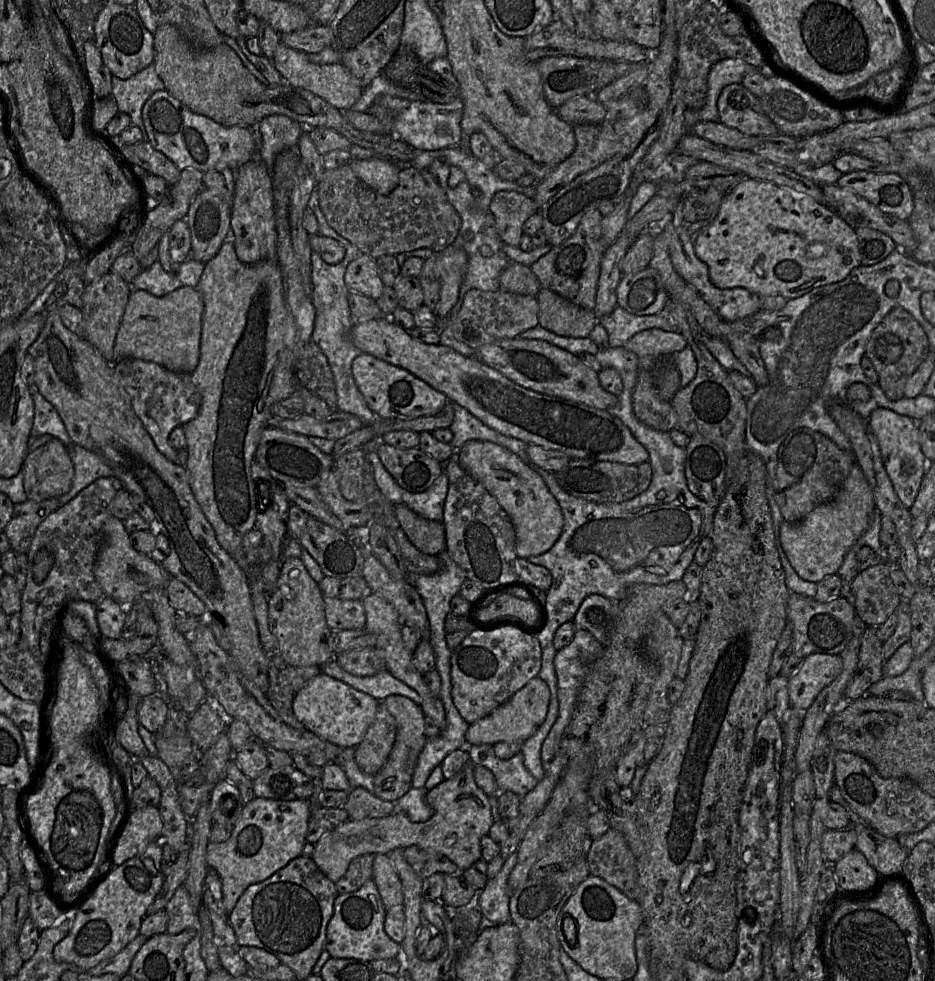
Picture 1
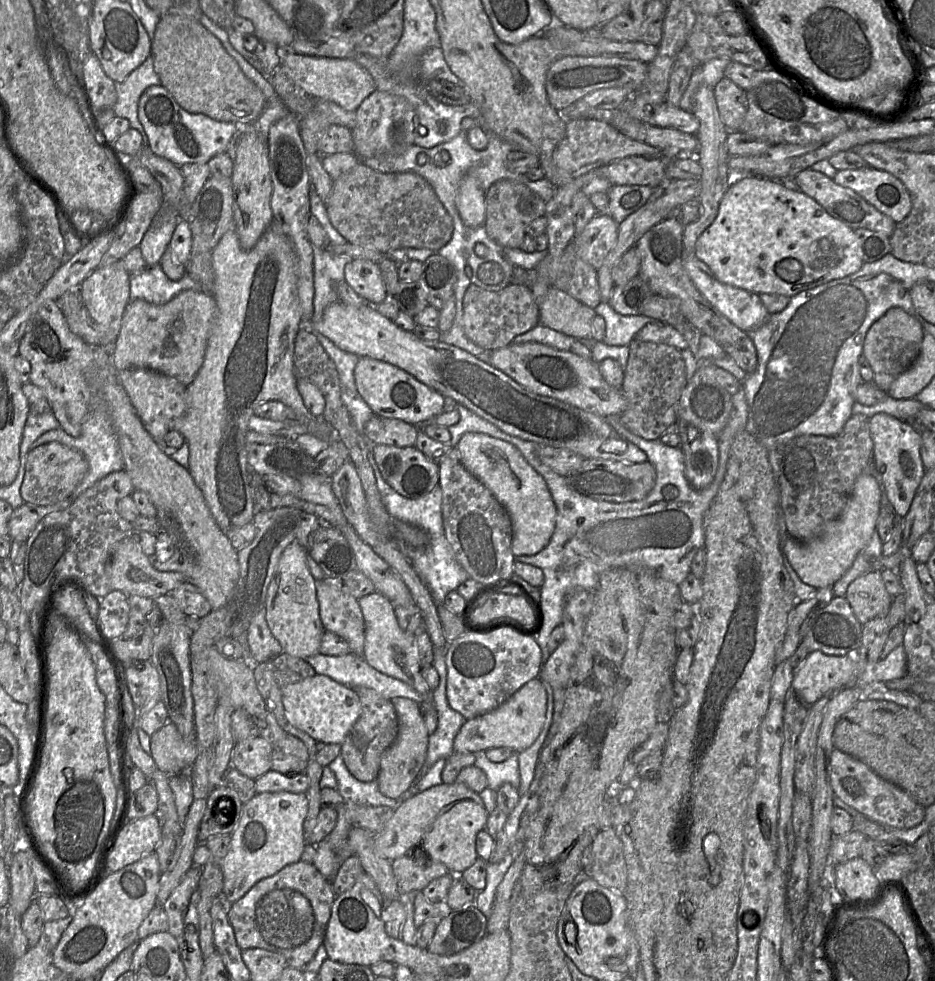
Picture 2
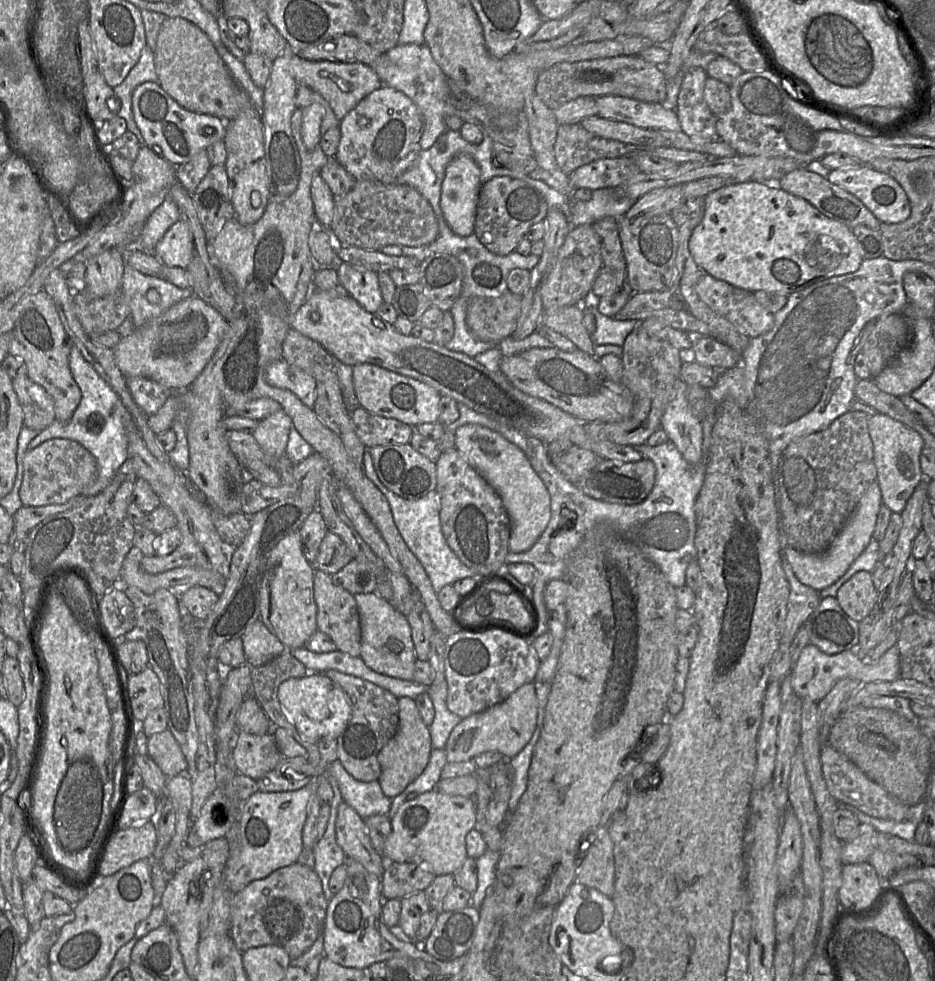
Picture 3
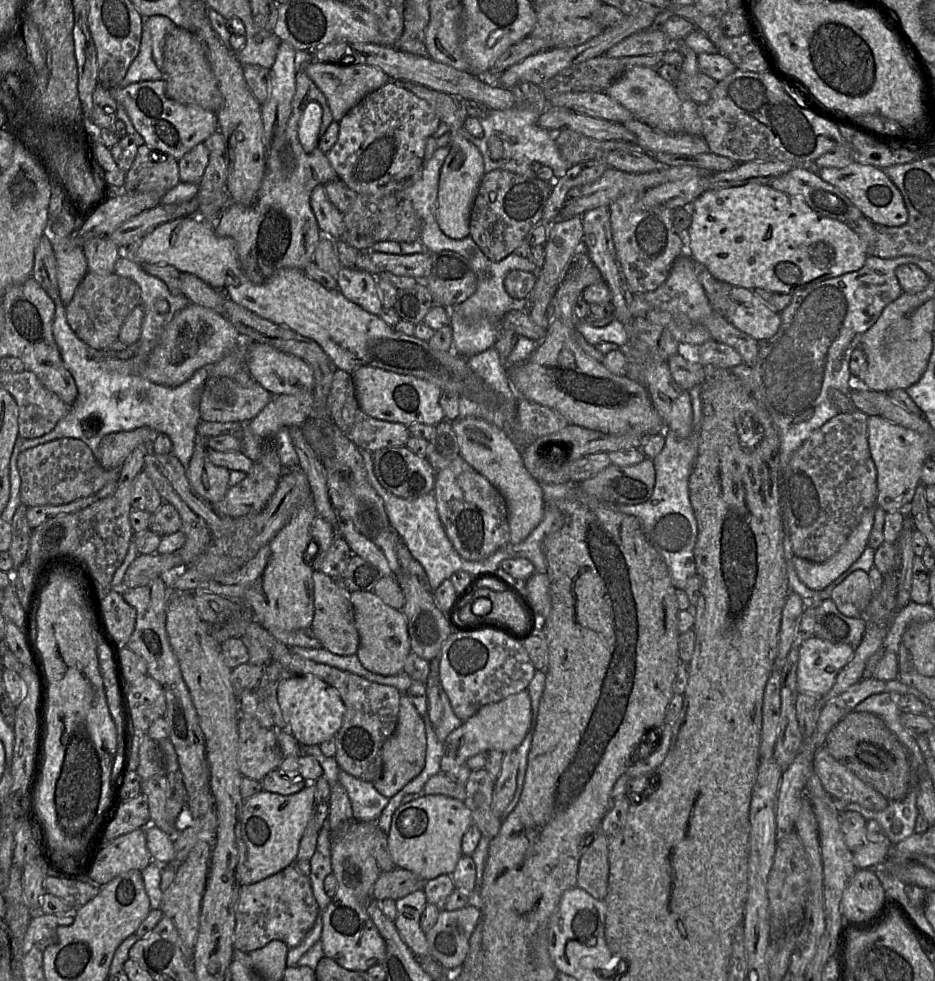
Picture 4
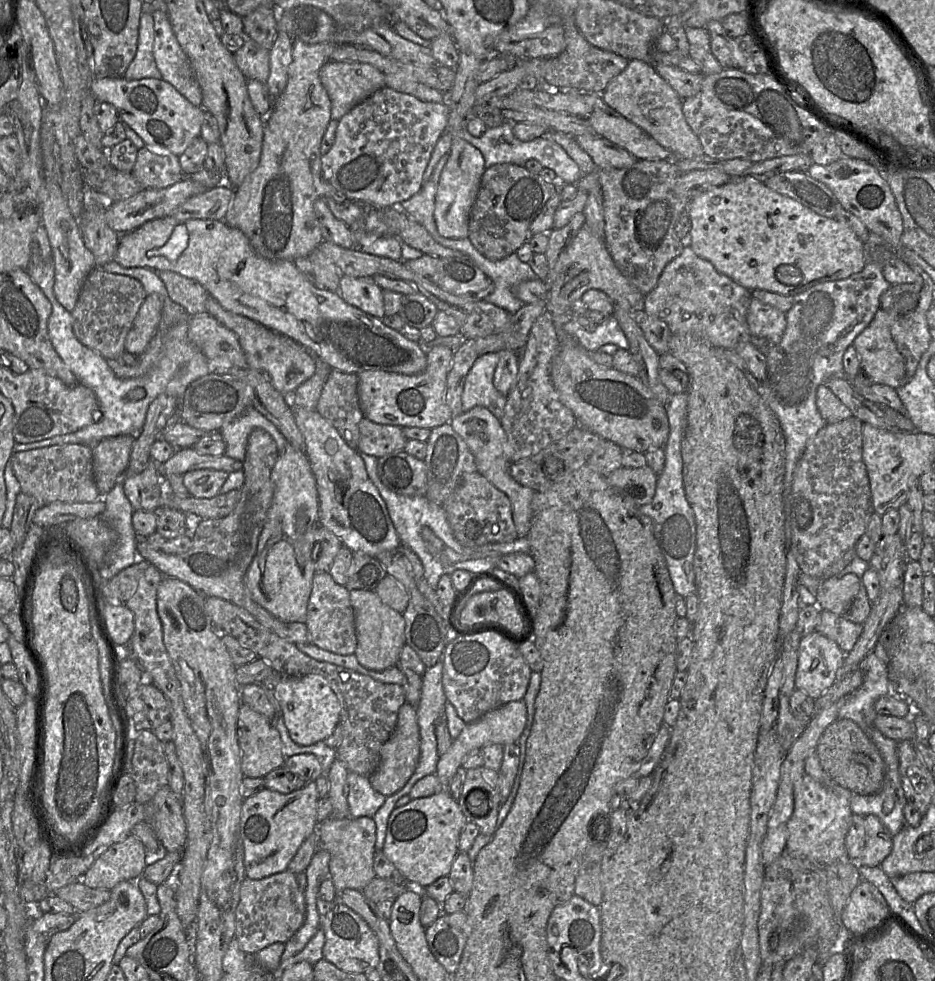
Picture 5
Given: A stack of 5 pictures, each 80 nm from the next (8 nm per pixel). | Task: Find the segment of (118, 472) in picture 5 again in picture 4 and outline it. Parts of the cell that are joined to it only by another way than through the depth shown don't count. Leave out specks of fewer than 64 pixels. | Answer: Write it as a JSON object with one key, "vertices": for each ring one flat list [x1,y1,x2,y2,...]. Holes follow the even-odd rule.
{"vertices":[[148,426,106,435,98,447,98,461,107,470,121,467,136,447,150,446,157,435,158,432]]}

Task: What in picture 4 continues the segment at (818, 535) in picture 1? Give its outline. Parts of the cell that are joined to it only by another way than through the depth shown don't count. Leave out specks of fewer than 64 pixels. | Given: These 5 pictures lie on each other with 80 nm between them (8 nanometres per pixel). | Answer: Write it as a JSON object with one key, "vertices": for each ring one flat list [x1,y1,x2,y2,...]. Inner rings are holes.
{"vertices":[[877,506,865,510,859,524,853,529,846,542,827,561,815,563,793,556,792,564,800,581,816,594,841,576,860,557,867,547,869,534]]}

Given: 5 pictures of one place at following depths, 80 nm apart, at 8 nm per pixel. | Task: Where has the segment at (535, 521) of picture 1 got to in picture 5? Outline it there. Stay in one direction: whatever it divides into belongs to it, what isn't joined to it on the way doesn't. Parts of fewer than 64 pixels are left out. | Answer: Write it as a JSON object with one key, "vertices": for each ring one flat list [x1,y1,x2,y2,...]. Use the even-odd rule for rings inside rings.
{"vertices":[[475,406,472,409,455,415,450,425,453,430,465,441,474,457,477,471,482,474,497,489,509,498,512,505,512,518,518,537,526,537,531,526,531,502,535,491,524,487,513,479,509,469,511,462,504,454,507,444,507,435,497,419,488,409]]}

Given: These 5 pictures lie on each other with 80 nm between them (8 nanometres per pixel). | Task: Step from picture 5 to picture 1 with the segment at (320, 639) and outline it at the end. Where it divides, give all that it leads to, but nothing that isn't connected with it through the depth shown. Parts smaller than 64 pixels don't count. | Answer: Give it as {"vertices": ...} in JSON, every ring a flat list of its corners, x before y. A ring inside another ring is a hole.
{"vertices":[[323,596,325,618,332,631,364,630,366,613,361,600,342,600]]}

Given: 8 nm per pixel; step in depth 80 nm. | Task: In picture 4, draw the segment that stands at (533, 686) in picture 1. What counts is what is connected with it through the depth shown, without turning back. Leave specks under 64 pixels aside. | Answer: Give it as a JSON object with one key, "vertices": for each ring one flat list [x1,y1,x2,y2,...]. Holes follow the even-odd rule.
{"vertices":[[527,690,510,695,500,702,485,705,445,740,440,763,441,773,447,774,479,753,500,751,505,754,517,750,530,730,531,721,531,699]]}

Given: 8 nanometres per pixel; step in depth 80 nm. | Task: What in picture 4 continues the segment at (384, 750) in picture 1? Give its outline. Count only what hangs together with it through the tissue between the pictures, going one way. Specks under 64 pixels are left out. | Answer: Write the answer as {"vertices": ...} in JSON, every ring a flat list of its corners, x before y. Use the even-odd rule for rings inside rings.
{"vertices":[[256,620,249,624,242,639,258,640,270,650,271,661,280,663,296,676,313,674,337,689,346,707,343,724,335,736,335,759,339,768,363,781,373,783,378,780,382,775,382,747,396,730,402,693,392,686,303,658,278,641]]}

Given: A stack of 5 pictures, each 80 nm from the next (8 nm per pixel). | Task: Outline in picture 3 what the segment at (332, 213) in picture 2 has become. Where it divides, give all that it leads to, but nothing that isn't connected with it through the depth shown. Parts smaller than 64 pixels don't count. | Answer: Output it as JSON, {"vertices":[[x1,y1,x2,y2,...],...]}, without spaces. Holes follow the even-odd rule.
{"vertices":[[356,180,350,191,334,196,334,203,330,229,343,246,376,251,387,245,428,246,439,234,438,220,431,204,409,185]]}

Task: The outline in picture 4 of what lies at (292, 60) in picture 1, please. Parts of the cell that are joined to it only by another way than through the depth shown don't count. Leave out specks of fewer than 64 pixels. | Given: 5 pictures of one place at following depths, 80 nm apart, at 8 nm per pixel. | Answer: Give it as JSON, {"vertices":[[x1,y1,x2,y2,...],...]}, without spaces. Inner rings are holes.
{"vertices":[[307,60,300,65,307,76,326,97,333,120,338,123,363,98,384,86,390,80,388,75,382,70,367,64,336,64]]}

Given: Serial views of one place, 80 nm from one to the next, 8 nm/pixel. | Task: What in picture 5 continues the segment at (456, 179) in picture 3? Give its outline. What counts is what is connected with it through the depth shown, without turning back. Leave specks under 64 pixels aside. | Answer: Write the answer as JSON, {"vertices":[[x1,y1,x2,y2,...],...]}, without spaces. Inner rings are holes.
{"vertices":[[463,139,453,141,450,155,441,172,436,193,434,218,439,233,446,238,466,238,469,233,470,210,485,171,482,153]]}

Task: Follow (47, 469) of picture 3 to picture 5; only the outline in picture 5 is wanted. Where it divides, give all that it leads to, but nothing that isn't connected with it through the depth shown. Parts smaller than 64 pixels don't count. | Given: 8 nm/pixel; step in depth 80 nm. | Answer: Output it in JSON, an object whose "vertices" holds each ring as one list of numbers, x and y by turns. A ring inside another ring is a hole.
{"vertices":[[59,444,11,456,13,472,21,492,38,499,43,505,52,502,84,503,100,498,93,475,92,447,86,444]]}

